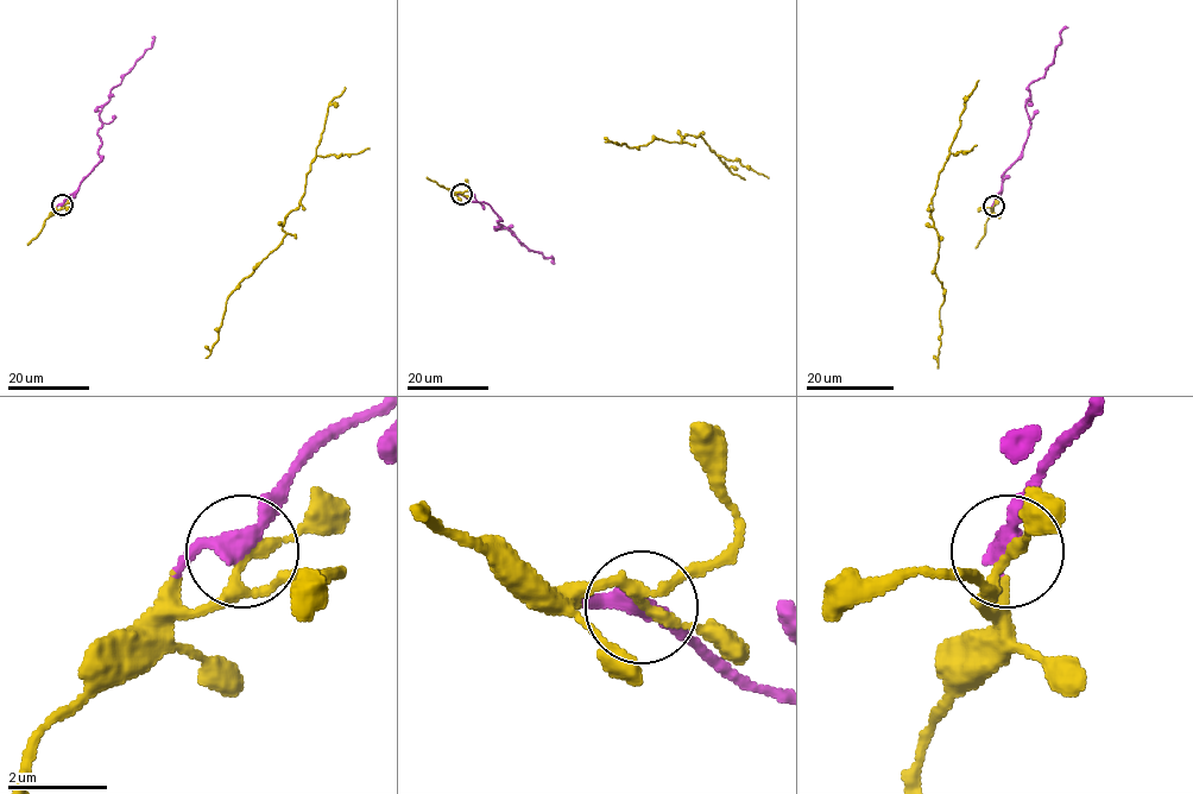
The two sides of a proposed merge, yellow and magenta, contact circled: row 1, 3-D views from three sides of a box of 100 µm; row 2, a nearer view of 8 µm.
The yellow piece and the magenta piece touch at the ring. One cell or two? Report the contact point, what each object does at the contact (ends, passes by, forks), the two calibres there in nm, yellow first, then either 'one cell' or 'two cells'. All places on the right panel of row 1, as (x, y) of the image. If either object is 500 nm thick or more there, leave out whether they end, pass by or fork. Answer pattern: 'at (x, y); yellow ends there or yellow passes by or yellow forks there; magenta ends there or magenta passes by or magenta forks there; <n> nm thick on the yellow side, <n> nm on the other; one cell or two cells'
at (993, 206); yellow forks there; magenta passes by; 190 nm thick on the yellow side, 320 nm on the other; one cell

